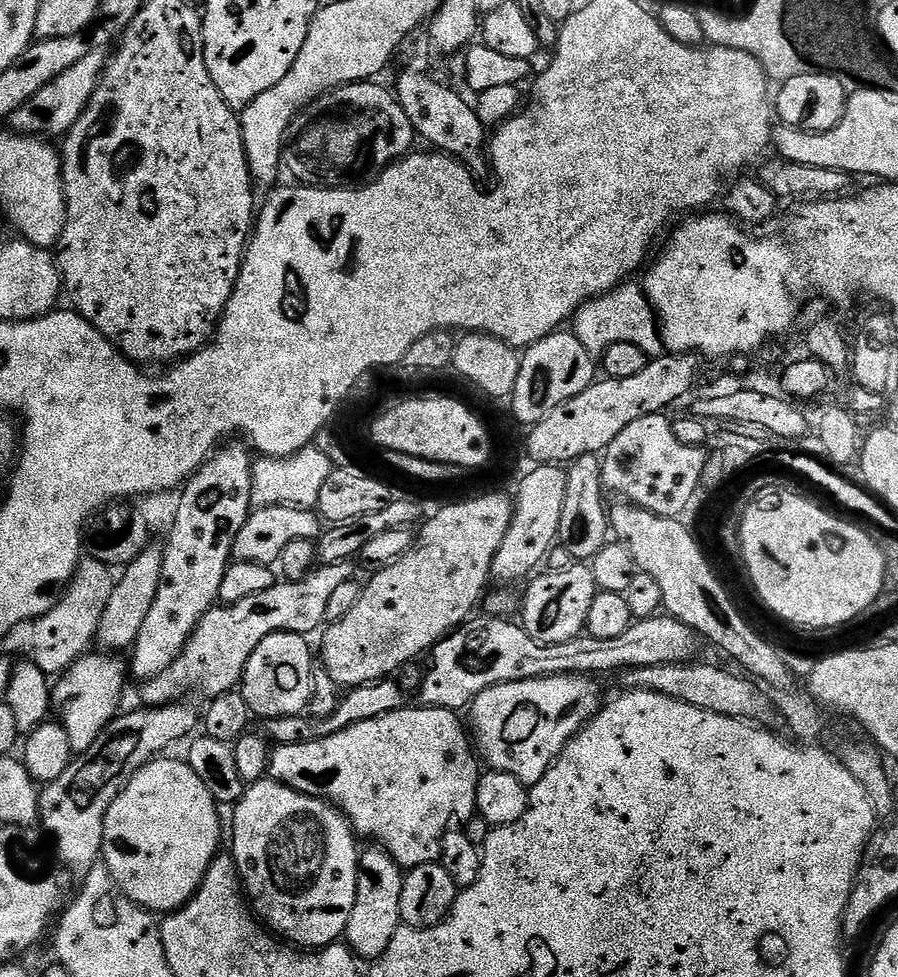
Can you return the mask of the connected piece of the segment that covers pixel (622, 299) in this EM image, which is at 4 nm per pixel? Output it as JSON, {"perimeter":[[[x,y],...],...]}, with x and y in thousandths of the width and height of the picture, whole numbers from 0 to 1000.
{"perimeter":[[[697,289],[675,302],[665,303],[647,313],[637,327],[637,339],[660,366],[671,362],[685,351],[705,350],[723,366],[738,363],[739,349],[735,345],[734,329],[716,294],[708,289]]]}

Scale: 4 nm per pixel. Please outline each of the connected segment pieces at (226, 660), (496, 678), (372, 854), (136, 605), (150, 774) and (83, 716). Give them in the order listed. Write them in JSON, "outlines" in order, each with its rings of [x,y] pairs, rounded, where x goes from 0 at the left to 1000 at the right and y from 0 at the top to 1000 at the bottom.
{"outlines":[[[[388,575],[362,577],[337,594],[308,596],[301,604],[292,604],[292,608],[278,608],[278,612],[269,612],[269,616],[235,622],[225,637],[220,637],[216,649],[196,677],[159,701],[159,720],[165,723],[194,721],[204,718],[208,708],[218,708],[222,704],[232,714],[259,707],[271,697],[272,683],[281,666],[297,651],[306,647],[344,649],[355,639],[362,638],[363,619],[367,617],[375,600],[393,593],[392,579]]],[[[530,628],[517,636],[506,647],[500,647],[484,663],[480,664],[481,681],[468,700],[468,712],[479,725],[520,726],[527,716],[546,702],[598,696],[605,692],[659,692],[664,688],[686,688],[715,682],[737,682],[738,680],[765,680],[774,677],[777,652],[768,641],[755,636],[752,632],[735,628],[722,631],[718,635],[709,634],[688,653],[661,653],[647,649],[635,653],[635,657],[617,657],[600,659],[578,638],[569,639],[570,635],[560,631]]],[[[414,866],[411,872],[410,869],[402,871],[396,926],[383,953],[388,969],[402,984],[422,983],[430,968],[434,968],[434,960],[439,960],[441,951],[447,949],[445,928],[451,896],[451,889],[441,884],[439,878],[422,867]]],[[[167,555],[160,560],[158,567],[149,571],[149,575],[137,578],[131,593],[125,599],[122,616],[118,616],[118,624],[114,624],[114,633],[109,637],[107,655],[112,659],[110,661],[112,664],[134,669],[146,664],[150,659],[154,645],[158,645],[158,637],[163,637],[163,628],[167,628],[167,620],[171,620],[171,612],[180,596],[182,574],[182,560],[177,556],[174,558],[174,555]]],[[[187,776],[168,778],[143,797],[131,817],[127,817],[116,842],[114,880],[120,894],[140,919],[170,936],[190,936],[210,925],[220,907],[225,907],[229,890],[234,890],[238,878],[246,871],[246,828],[234,809],[229,809],[229,800],[225,800],[225,796],[220,796],[204,777],[183,777]]],[[[120,667],[96,669],[86,676],[59,703],[58,727],[73,747],[82,772],[95,770],[108,758],[122,738],[133,732],[143,682],[137,672]]]]}

